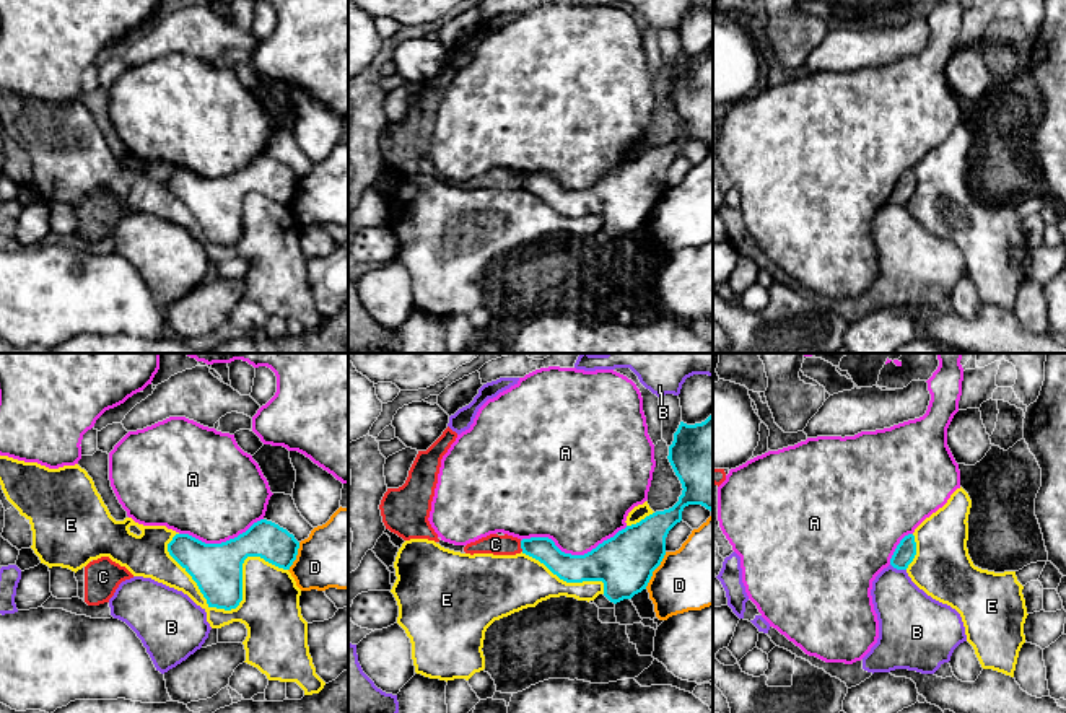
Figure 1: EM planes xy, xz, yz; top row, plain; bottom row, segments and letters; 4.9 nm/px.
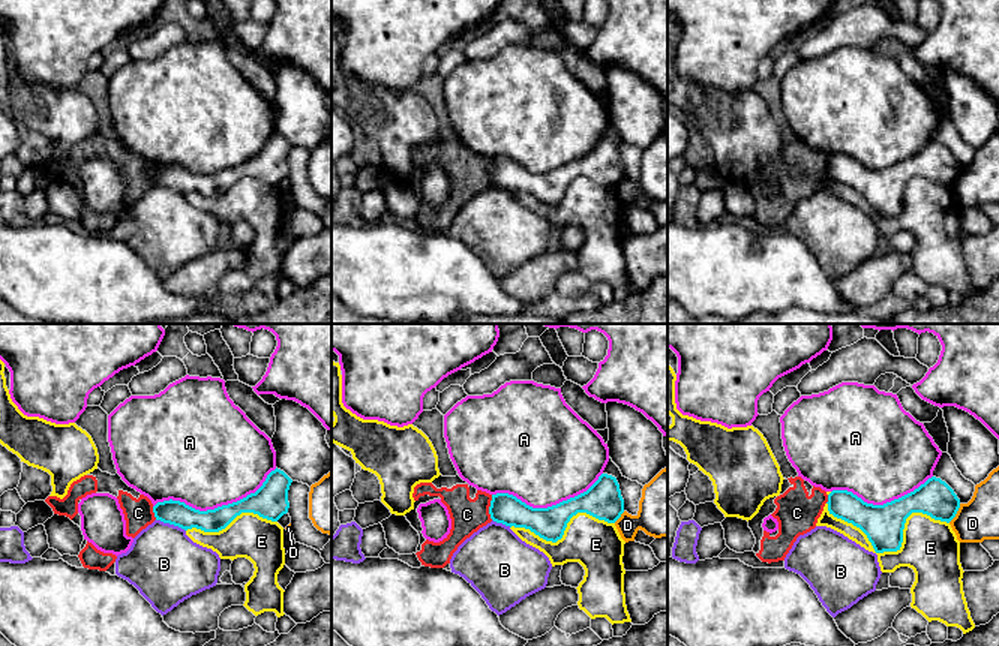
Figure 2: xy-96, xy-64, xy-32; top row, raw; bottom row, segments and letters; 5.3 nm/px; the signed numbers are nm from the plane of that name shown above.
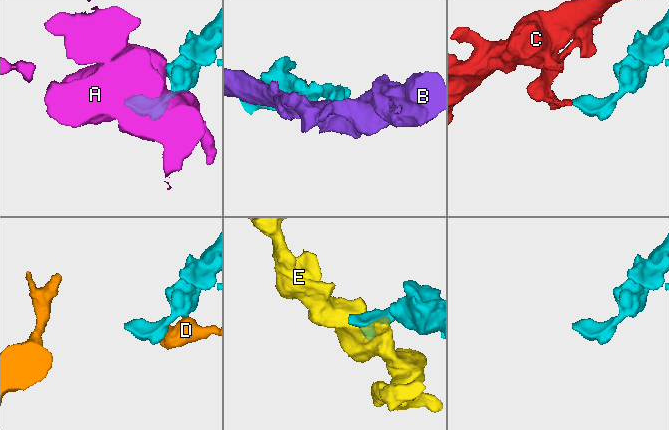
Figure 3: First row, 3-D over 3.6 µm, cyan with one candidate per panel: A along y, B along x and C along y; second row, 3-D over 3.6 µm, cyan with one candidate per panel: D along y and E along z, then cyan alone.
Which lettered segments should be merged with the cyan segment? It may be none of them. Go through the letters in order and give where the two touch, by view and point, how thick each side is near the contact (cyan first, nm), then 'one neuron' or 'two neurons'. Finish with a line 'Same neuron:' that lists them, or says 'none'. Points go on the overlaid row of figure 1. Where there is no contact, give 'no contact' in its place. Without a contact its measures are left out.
A: meets cyan in xz at (573, 555); 280 nm thick on the cyan side, 440 nm on the other; two neurons
B: meets cyan in yz at (899, 568); 100 nm thick on the cyan side, 300 nm on the other; two neurons
C: meets cyan in xz at (521, 546); 140 nm thick on the cyan side, 100 nm on the other; two neurons
D: meets cyan in xz at (655, 568); 280 nm thick on the cyan side, 340 nm on the other; two neurons
E: meets cyan in xy at (236, 606); 260 nm thick on the cyan side, 300 nm on the other; two neurons
Same neuron: none

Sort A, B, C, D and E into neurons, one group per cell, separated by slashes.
A / B / C / D / E

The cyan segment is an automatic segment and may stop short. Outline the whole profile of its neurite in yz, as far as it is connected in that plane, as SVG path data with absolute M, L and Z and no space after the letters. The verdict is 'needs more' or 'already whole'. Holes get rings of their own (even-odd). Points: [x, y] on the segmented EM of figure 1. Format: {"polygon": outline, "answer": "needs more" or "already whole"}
{"polygon": "M908 534L897 545L890 558L890 565L897 570L907 570L908 565L913 562L915 555L916 555L915 536Z", "answer": "already whole"}

